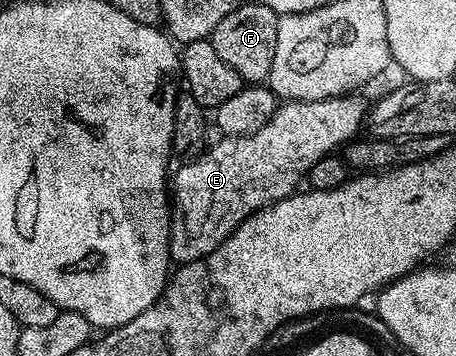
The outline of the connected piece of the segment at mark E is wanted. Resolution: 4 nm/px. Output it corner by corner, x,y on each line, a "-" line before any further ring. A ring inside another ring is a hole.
360,93
335,95
322,101
290,99
281,102
257,131
220,137
212,148
197,154
193,163
174,175
168,238
171,262
183,265
205,259
255,211
293,194
316,162
357,136
356,130
365,126
368,109

